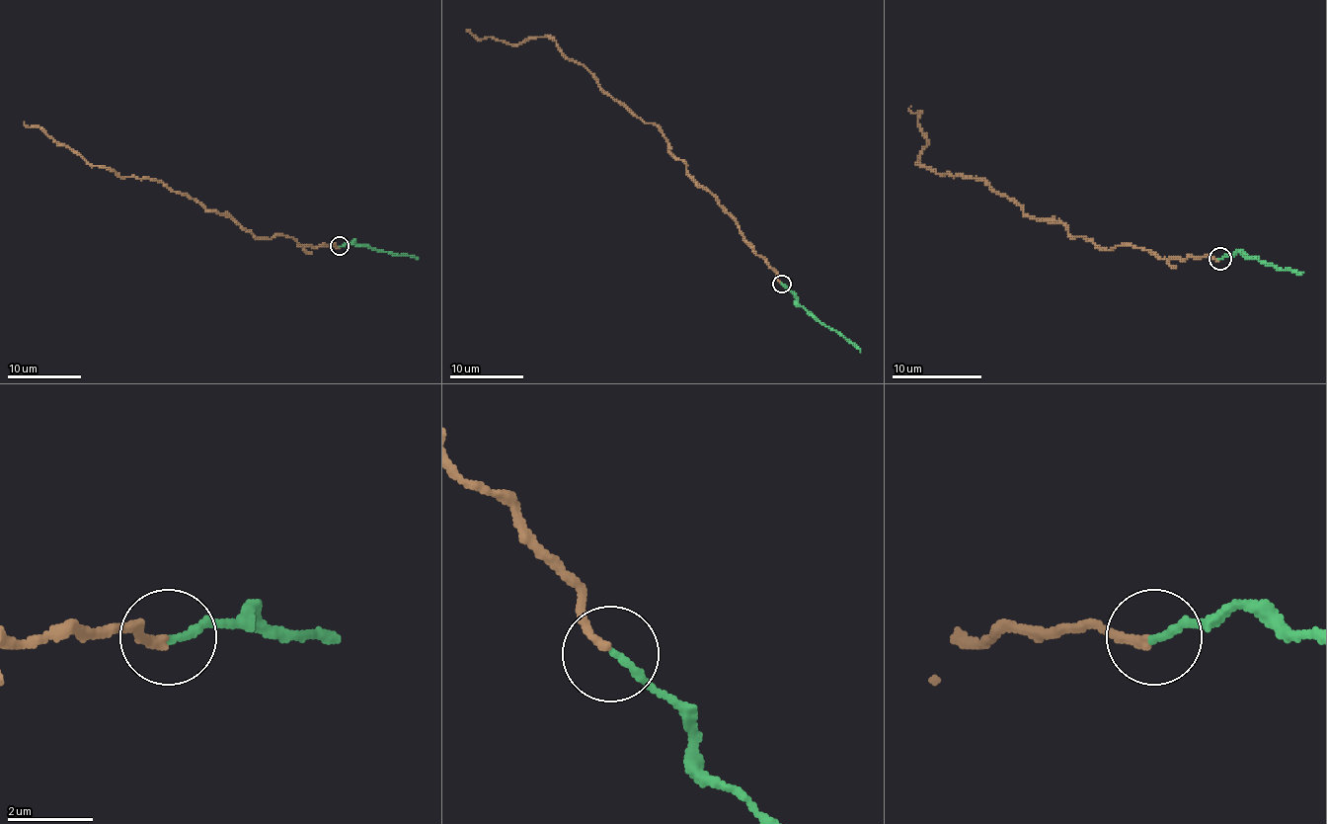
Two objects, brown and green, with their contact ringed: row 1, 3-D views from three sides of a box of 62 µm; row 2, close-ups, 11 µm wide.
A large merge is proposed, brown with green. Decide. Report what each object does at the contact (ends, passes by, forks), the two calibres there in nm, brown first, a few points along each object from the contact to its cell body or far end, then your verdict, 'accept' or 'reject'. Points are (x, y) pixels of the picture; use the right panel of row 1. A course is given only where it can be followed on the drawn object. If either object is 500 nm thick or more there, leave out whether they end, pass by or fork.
brown ends | green ends | 200/170 nm | brown via (1218, 259), (1099, 250), (1061, 222), (1023, 213), (982, 180), (926, 169), (917, 162), (926, 137), (910, 106) | green via (1220, 259), (1240, 252), (1279, 270), (1303, 272) | accept

